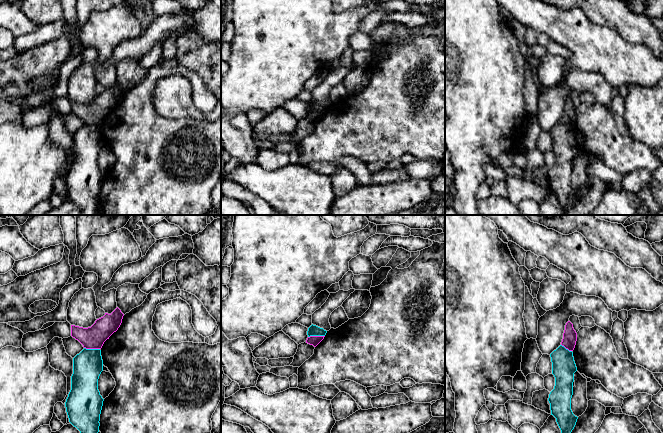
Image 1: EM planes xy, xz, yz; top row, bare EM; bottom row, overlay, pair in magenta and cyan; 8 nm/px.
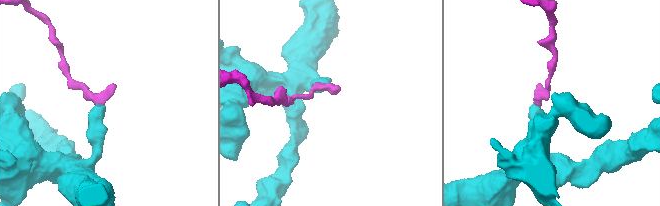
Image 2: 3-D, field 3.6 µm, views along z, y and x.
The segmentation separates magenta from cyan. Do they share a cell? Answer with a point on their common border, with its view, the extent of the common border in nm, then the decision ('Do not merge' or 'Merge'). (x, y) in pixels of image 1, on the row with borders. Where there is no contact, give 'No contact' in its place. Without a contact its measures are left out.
Touches magenta at xz (316, 336). Shared border 140 nm. Do not merge

